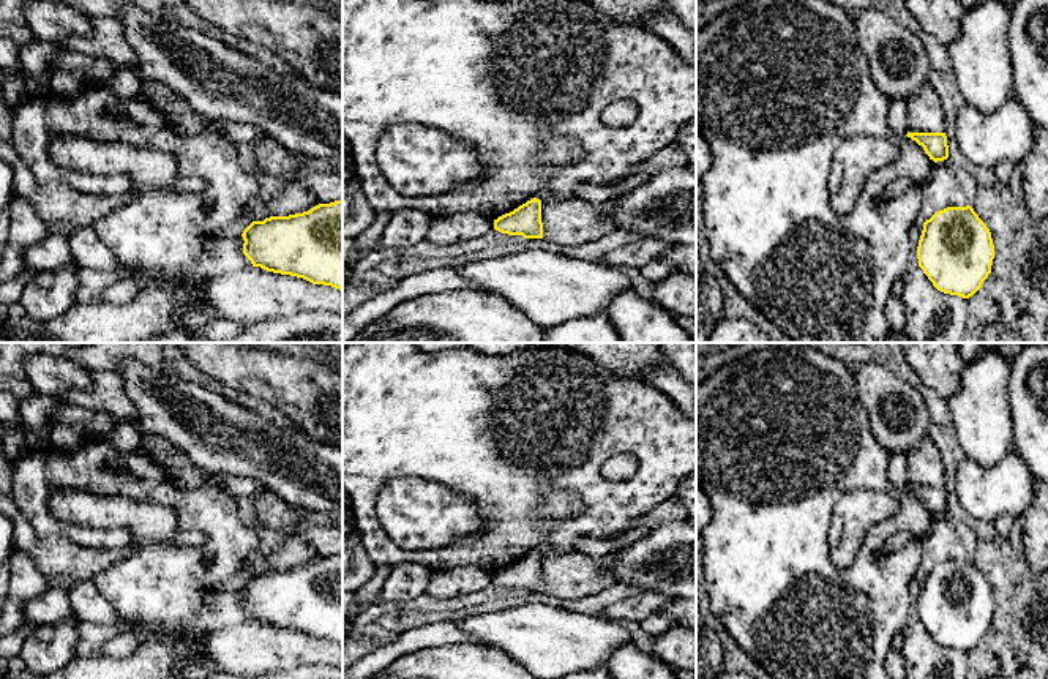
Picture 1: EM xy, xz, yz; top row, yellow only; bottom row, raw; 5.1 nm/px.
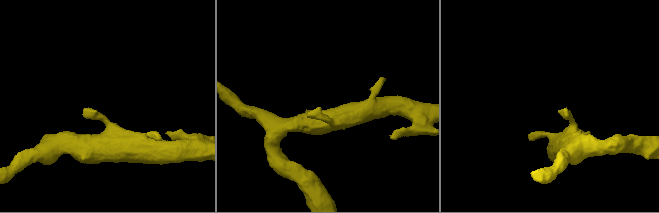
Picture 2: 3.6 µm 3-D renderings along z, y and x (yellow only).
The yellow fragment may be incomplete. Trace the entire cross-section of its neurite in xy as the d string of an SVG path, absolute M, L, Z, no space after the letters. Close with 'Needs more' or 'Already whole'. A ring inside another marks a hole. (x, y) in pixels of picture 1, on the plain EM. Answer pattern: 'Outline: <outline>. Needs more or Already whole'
Outline: M342 554L253 575L241 591L253 621L342 644Z. Already whole

